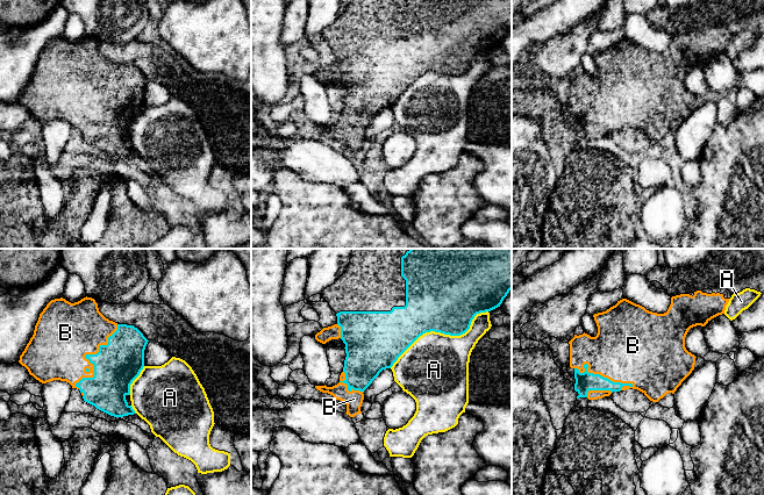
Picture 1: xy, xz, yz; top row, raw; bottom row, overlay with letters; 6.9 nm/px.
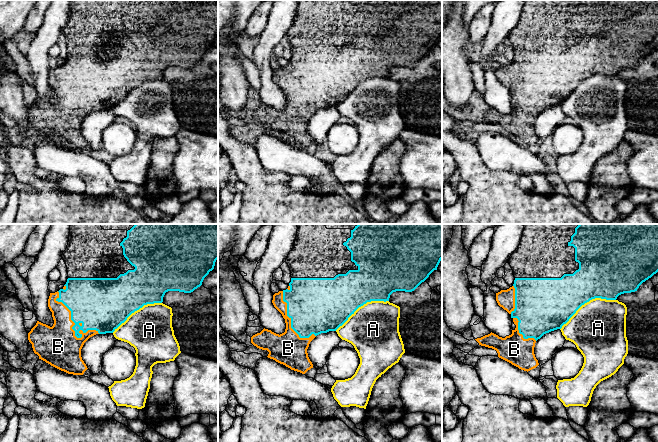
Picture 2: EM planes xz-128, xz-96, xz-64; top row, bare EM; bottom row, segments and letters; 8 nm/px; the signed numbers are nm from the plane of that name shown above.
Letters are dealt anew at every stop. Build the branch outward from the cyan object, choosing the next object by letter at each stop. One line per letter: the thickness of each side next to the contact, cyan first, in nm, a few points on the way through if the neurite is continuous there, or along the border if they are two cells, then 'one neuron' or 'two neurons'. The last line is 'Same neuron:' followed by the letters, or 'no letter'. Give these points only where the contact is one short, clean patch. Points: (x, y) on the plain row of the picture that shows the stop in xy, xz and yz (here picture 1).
A: 500 nm thick on the cyan side, 460 nm on the other; two neurons
B: 320 nm thick on the cyan side, 420 nm on the other; one neuron
Same neuron: B

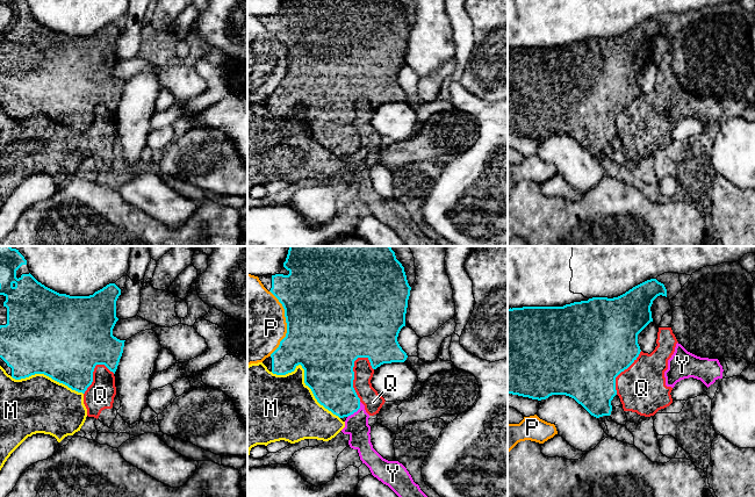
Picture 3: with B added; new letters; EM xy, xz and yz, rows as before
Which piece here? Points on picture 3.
M: 400 nm thick on the cyan side, 440 nm on the other; two neurons
P: 500 nm thick on the cyan side, 480 nm on the other; two neurons
Q: 400 nm thick on the cyan side, 140 nm on the other; two neurons
Y: 280 nm thick on the cyan side, 160 nm on the other; border along xz (360, 142), (360, 146), (347, 157); two neurons
Same neuron: no letter

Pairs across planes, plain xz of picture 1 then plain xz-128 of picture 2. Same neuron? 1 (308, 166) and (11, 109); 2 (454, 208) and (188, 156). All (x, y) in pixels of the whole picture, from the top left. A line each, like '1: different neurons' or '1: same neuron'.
1: different neurons
2: different neurons

